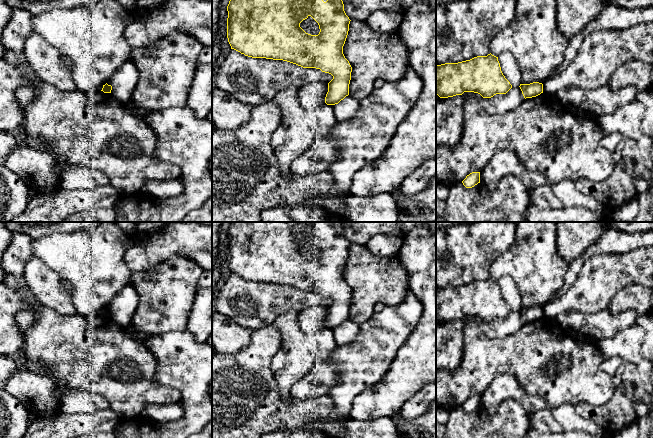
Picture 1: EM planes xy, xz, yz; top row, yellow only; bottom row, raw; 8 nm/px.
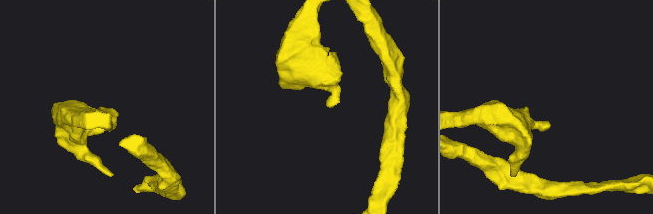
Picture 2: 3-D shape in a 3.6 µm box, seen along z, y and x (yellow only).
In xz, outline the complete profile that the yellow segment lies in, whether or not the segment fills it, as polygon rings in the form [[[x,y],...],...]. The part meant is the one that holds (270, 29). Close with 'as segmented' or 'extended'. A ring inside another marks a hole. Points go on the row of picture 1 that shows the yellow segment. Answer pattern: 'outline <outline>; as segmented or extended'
outline [[[230,0],[227,11],[227,38],[231,49],[248,57],[283,60],[303,68],[316,68],[331,74],[333,79],[328,83],[325,97],[327,105],[338,104],[349,95],[352,67],[343,54],[343,46],[351,20],[344,11],[342,0]],[[309,16],[319,25],[318,35],[308,34],[300,27],[300,23]]]; as segmented

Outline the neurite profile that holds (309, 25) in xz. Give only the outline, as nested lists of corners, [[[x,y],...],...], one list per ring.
[[[308,16],[307,19],[300,23],[300,27],[308,34],[318,35],[320,32],[318,23],[311,17]]]

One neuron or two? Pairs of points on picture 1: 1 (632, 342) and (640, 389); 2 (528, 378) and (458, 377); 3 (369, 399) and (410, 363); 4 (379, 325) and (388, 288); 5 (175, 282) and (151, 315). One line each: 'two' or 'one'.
1: one
2: one
3: one
4: two
5: one

